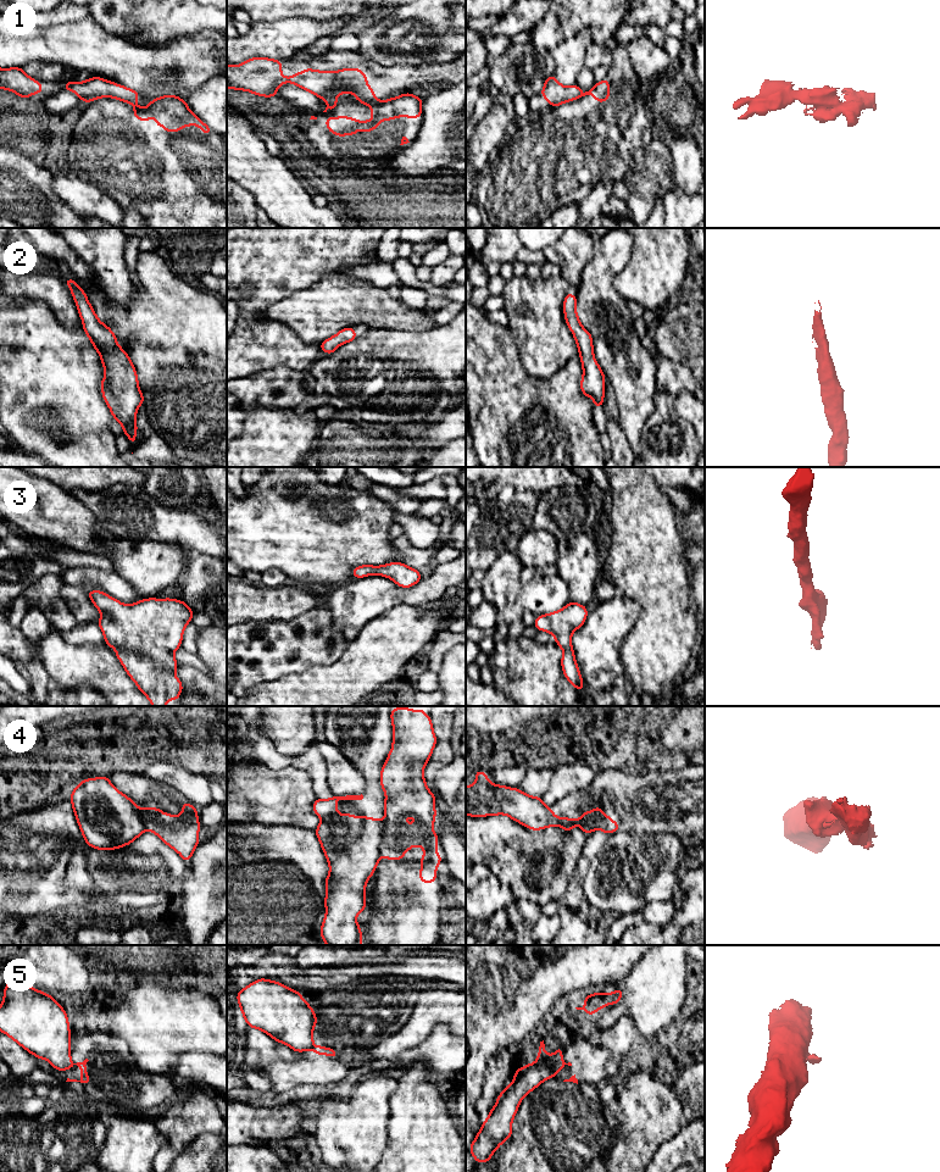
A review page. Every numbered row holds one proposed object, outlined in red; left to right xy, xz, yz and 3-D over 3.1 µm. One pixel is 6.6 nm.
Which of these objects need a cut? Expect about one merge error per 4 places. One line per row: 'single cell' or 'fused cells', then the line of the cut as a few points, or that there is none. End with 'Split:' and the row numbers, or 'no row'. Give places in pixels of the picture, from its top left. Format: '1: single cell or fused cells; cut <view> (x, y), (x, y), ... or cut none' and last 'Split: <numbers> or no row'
1: fused cells; cut xz (379, 100), (361, 103)
2: single cell; cut none
3: single cell; cut none
4: fused cells; cut xz (385, 820), (385, 833), (380, 846)
5: fused cells; cut xz (312, 1045), (310, 1048)
Split: 1, 4, 5

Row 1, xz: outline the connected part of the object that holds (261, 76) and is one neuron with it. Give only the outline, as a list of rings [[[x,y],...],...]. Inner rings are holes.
[[[258,56],[238,66],[227,63],[227,89],[245,90],[265,98],[278,95],[279,85],[293,83],[324,101],[330,101],[346,88],[362,104],[380,101],[367,82],[367,76],[356,67],[333,72],[305,68],[291,77],[283,77],[282,60]]]

